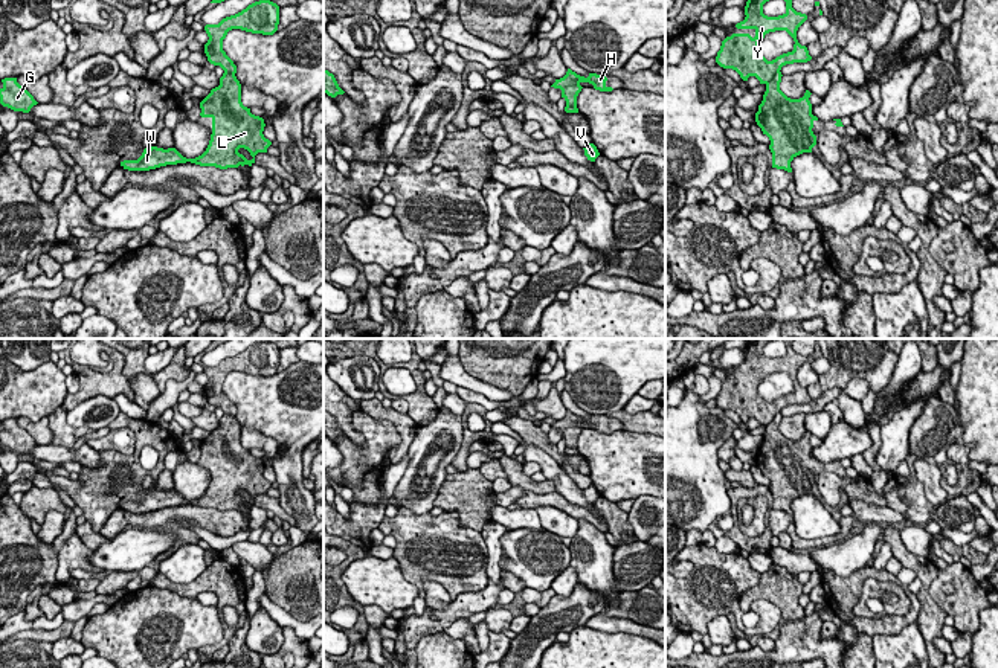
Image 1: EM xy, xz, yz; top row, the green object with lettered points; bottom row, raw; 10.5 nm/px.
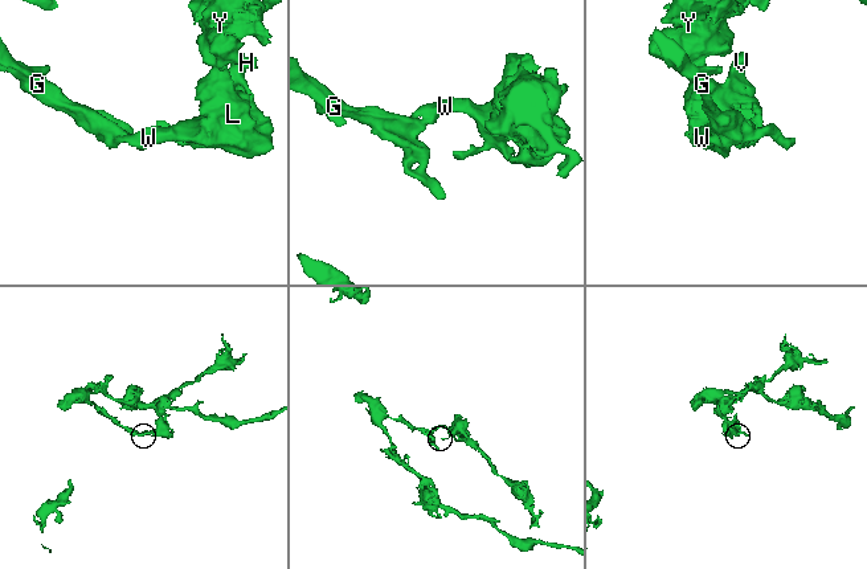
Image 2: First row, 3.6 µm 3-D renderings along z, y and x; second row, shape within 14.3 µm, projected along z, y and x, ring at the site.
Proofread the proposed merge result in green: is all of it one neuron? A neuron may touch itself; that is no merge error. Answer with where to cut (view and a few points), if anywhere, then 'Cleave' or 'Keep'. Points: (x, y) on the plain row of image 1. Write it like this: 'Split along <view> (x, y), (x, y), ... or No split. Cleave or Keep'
Split along yz (779, 412), (766, 426). Cleave

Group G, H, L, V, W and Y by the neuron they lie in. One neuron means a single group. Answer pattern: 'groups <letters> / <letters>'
groups G L V W / H Y

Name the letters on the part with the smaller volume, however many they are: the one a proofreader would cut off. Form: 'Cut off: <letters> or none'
Cut off: H, Y

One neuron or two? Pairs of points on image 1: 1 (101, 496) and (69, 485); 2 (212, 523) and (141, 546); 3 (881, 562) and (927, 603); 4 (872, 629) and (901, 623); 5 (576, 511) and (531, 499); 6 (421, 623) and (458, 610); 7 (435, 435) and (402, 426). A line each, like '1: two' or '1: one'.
1: one
2: two
3: two
4: one
5: one
6: one
7: two

